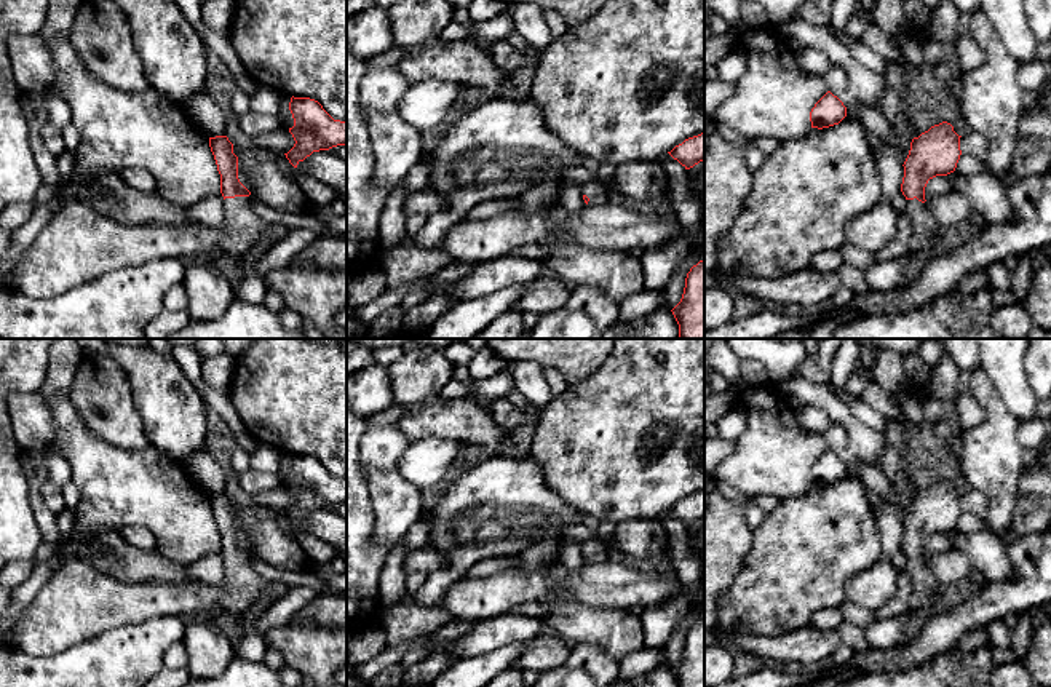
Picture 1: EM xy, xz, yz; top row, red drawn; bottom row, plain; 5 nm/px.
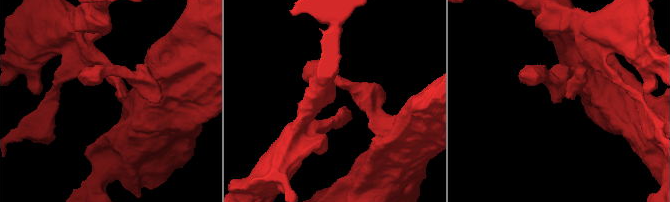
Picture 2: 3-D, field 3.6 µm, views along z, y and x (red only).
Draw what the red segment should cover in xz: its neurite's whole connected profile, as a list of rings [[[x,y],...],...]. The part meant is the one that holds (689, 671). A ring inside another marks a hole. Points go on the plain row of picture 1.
[[[704,618],[687,631],[682,657],[671,669],[679,687],[704,687]]]

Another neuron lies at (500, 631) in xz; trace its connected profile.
[[[500,615],[479,621],[466,636],[457,639],[455,645],[446,650],[452,661],[492,653],[497,649],[516,642],[529,642],[543,633],[538,618],[529,615]]]

